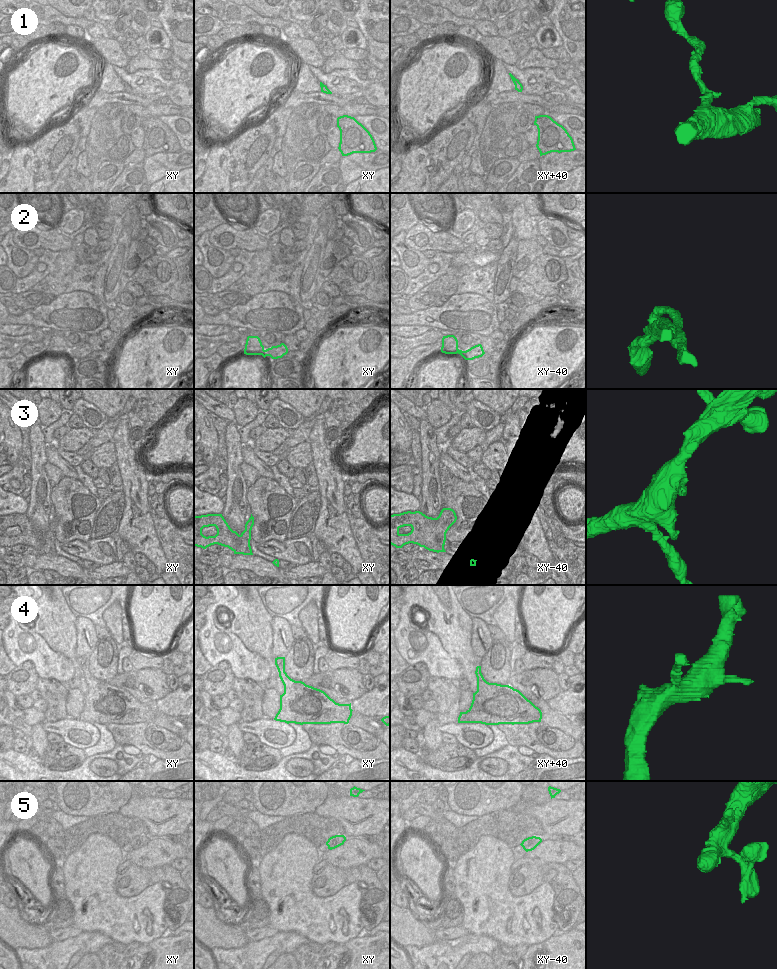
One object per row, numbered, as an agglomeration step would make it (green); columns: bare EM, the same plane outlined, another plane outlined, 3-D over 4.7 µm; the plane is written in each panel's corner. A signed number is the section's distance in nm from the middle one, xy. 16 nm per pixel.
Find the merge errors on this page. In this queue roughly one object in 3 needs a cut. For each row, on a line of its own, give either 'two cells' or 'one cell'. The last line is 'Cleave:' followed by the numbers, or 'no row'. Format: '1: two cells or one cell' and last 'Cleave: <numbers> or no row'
1: two cells
2: two cells
3: one cell
4: one cell
5: one cell
Cleave: 1, 2

